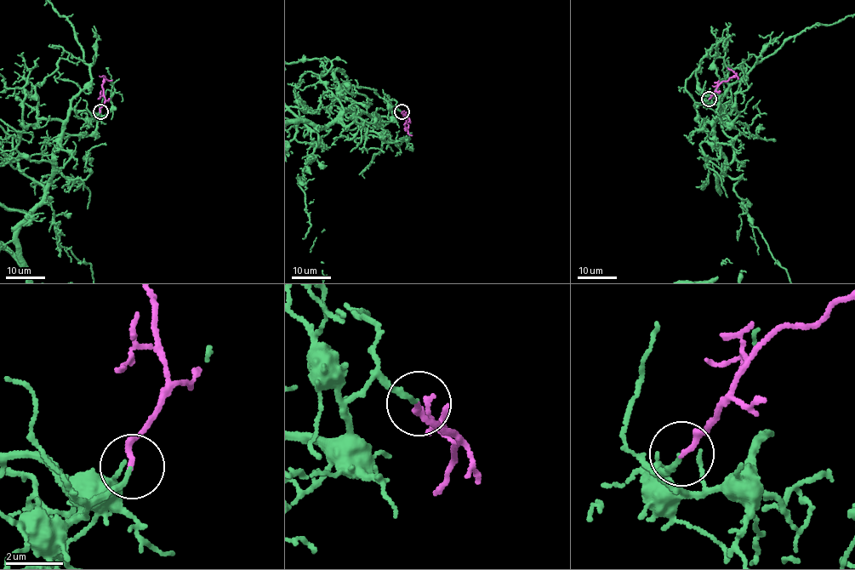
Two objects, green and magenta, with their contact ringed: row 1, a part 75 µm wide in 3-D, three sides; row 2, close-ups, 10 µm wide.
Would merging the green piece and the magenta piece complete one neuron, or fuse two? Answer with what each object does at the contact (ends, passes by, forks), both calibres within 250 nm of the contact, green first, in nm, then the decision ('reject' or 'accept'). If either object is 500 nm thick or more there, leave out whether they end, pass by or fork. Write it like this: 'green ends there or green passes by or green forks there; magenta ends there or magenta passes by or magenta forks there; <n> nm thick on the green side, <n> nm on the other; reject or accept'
green ends there; magenta ends there; 160 nm thick on the green side, 200 nm on the other; accept

